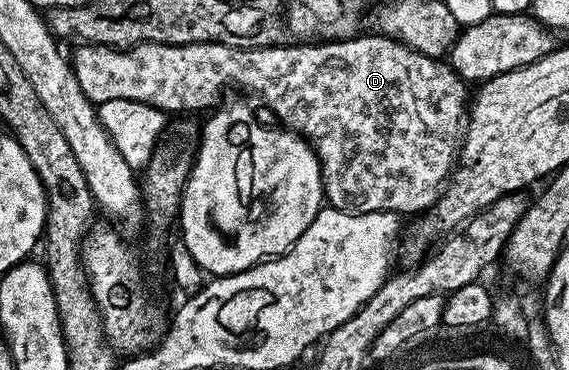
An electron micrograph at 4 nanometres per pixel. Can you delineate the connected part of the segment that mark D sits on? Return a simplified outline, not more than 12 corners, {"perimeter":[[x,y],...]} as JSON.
{"perimeter":[[389,36],[80,43],[77,82],[166,114],[230,84],[342,212],[434,209],[468,85]]}

